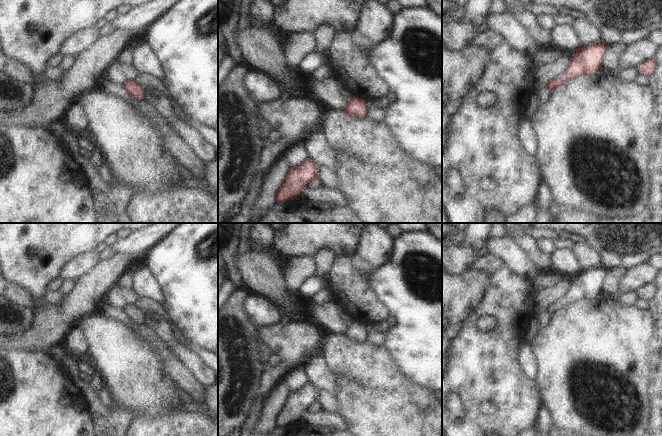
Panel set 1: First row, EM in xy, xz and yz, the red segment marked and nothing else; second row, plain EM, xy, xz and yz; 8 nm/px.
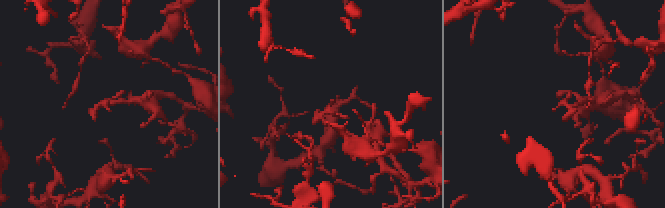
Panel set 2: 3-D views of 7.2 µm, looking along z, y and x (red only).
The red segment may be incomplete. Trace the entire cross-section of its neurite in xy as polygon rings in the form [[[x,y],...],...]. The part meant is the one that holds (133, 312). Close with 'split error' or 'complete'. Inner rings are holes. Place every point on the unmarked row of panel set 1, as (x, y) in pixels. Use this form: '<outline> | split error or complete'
[[[130,305],[123,308],[124,313],[133,321],[138,324],[143,324],[146,313],[143,313],[136,305]]] | complete

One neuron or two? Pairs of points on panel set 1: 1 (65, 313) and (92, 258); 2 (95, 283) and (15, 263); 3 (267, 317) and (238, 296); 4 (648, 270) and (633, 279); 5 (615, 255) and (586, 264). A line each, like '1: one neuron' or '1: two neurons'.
1: two neurons
2: two neurons
3: two neurons
4: one neuron
5: two neurons

